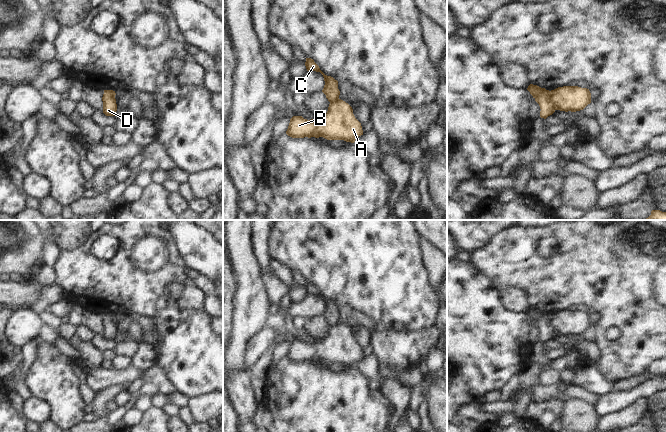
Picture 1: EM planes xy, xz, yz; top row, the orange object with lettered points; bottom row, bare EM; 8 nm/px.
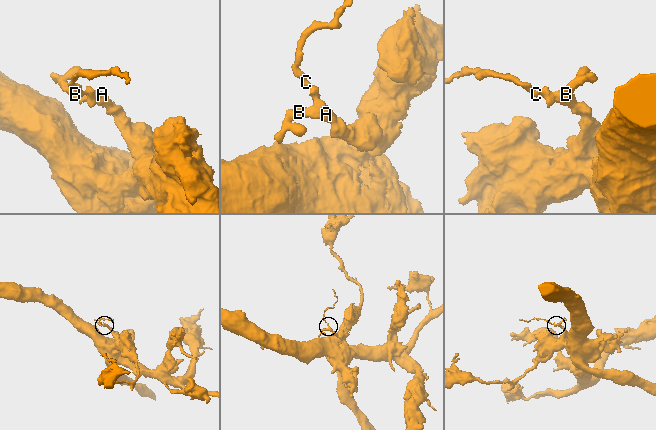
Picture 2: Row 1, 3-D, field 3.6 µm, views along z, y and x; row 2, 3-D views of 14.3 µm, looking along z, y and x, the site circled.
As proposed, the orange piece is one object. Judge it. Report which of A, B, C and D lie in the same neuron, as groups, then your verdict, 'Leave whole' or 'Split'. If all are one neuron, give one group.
Groups: A B / C D. Split.

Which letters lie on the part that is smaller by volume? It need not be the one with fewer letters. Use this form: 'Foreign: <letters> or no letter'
Foreign: C, D

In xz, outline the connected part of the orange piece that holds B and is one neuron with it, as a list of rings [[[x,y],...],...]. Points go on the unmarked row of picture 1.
[[[337,322],[330,326],[328,335],[316,343],[293,340],[286,358],[292,362],[323,361],[327,364],[344,364],[354,367],[363,359],[361,347],[355,342],[352,331]]]

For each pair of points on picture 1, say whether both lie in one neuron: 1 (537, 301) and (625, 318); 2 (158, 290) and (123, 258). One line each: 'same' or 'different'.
1: same
2: same

